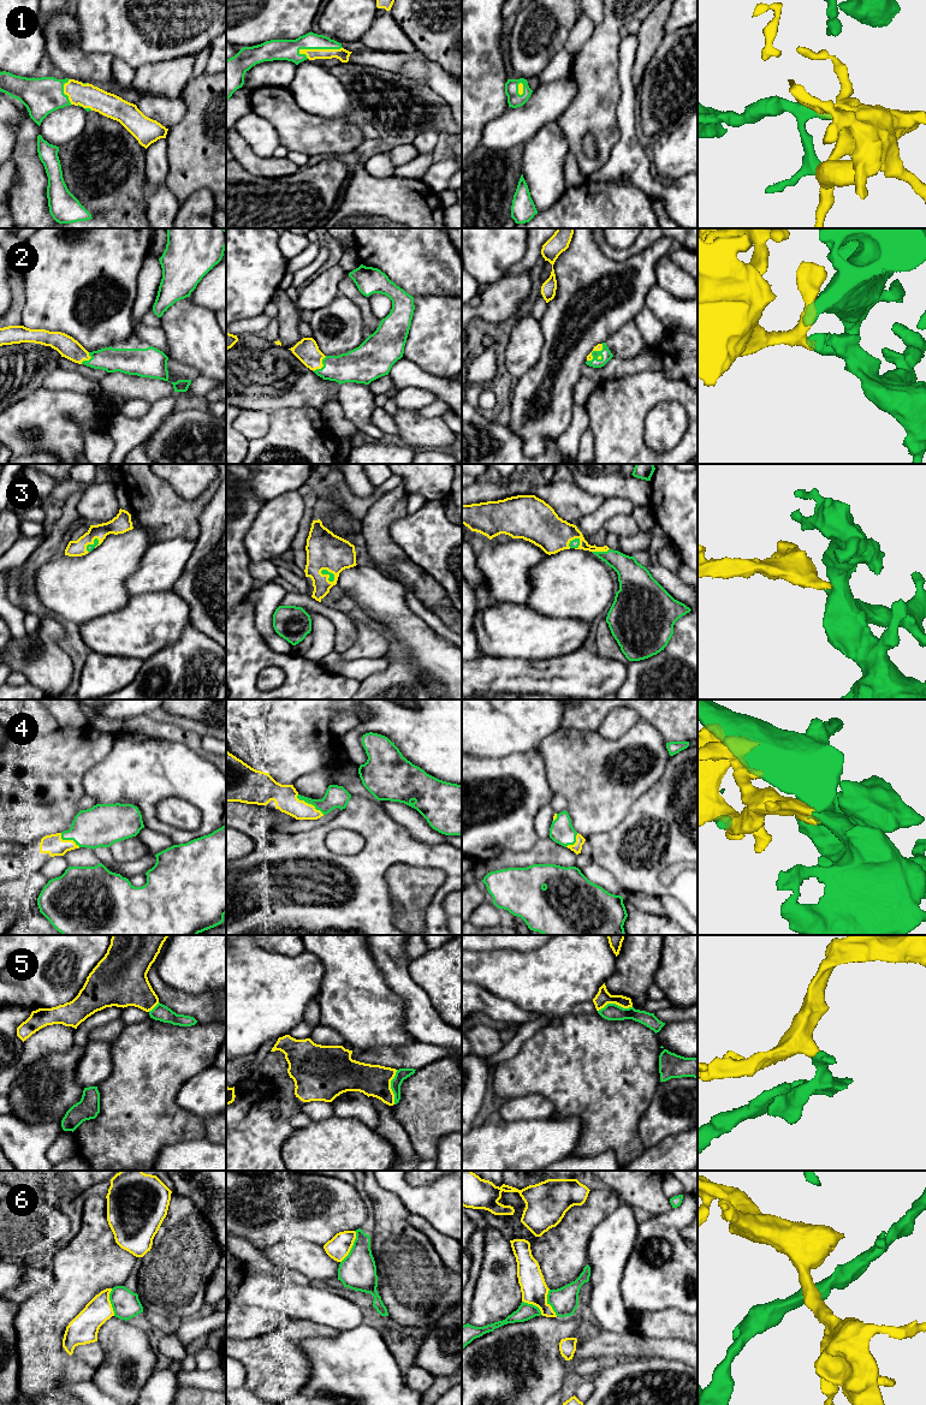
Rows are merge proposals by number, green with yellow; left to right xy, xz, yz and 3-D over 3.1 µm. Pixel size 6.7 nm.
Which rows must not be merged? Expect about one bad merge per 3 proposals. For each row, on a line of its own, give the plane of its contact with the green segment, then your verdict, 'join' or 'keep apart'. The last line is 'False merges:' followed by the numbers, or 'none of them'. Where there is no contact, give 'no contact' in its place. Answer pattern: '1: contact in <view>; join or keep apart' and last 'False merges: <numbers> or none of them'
1: contact in xz; join
2: contact in yz; join
3: contact in yz; join
4: contact in xz; join
5: contact in xz; keep apart
6: contact in xz; keep apart
False merges: 5, 6

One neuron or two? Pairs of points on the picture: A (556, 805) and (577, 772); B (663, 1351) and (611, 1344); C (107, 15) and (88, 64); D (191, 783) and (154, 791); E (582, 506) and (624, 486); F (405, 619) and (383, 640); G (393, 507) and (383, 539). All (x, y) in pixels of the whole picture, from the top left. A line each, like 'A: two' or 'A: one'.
A: two
B: one
C: two
D: one
E: two
F: two
G: one

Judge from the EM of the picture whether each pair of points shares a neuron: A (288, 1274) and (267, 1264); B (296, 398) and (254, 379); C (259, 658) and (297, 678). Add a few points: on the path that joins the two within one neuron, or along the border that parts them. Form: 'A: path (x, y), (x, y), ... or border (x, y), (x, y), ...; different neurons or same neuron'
A: path (283, 1272), (272, 1268); same neuron
B: path (285, 390), (272, 379), (265, 379); same neuron
C: path (268, 658), (280, 660), (289, 668); same neuron

